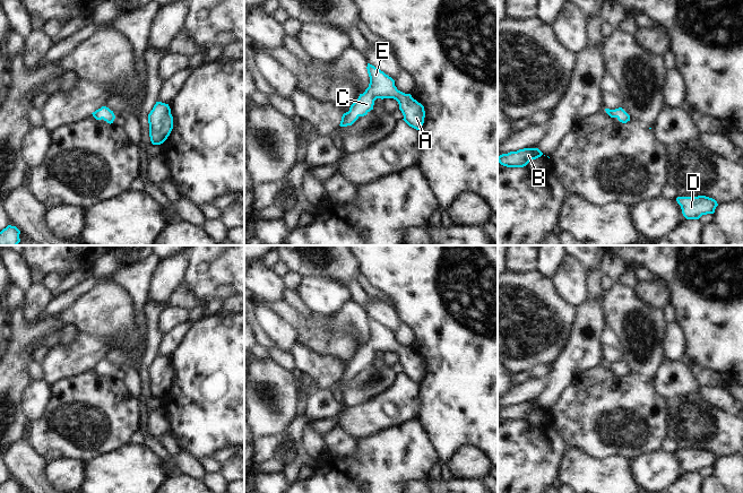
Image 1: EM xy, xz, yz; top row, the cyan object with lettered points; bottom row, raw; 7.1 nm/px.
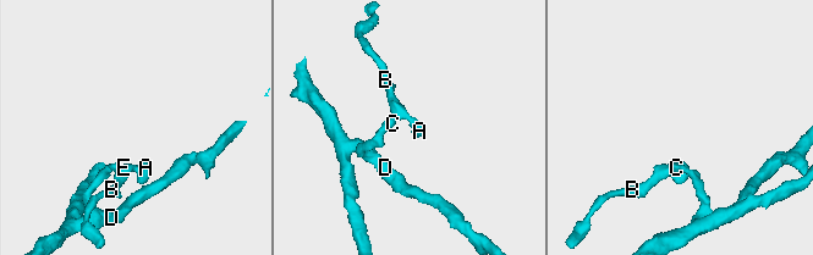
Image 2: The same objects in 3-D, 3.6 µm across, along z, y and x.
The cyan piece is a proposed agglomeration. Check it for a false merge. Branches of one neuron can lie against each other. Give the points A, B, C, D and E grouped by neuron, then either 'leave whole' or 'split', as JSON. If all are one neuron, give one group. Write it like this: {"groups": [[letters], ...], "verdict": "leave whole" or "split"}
{"groups": [["A", "B", "C", "D", "E"]], "verdict": "leave whole"}

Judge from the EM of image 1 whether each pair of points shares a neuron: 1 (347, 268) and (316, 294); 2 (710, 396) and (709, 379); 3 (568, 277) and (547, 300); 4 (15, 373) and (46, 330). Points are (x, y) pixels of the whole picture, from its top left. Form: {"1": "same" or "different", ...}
{"1": "different", "2": "different", "3": "different", "4": "same"}

